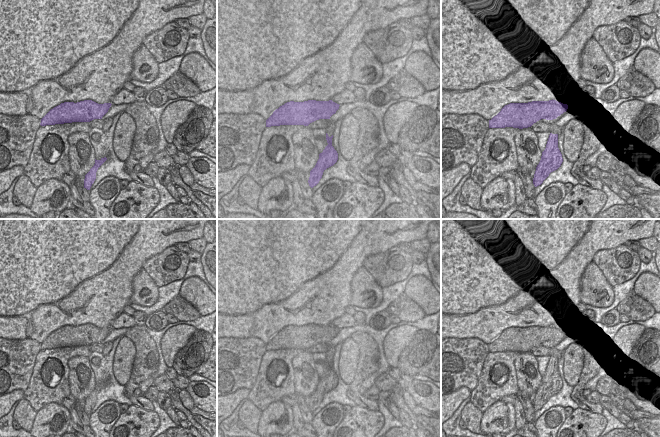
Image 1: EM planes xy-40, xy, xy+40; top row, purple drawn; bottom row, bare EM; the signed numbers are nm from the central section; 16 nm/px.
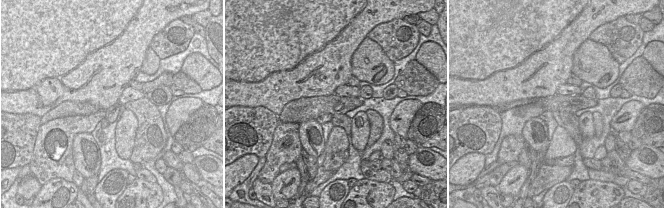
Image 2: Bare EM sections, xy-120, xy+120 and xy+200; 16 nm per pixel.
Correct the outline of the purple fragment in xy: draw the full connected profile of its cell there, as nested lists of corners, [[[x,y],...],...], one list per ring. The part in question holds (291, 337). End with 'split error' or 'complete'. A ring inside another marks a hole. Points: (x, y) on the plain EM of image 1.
[[[290,325],[276,333],[266,344],[266,351],[280,349],[304,349],[319,343],[330,343],[339,333],[339,328],[329,325]]] | complete

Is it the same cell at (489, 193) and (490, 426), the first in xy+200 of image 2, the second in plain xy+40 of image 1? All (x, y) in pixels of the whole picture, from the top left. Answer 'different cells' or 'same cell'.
different cells

